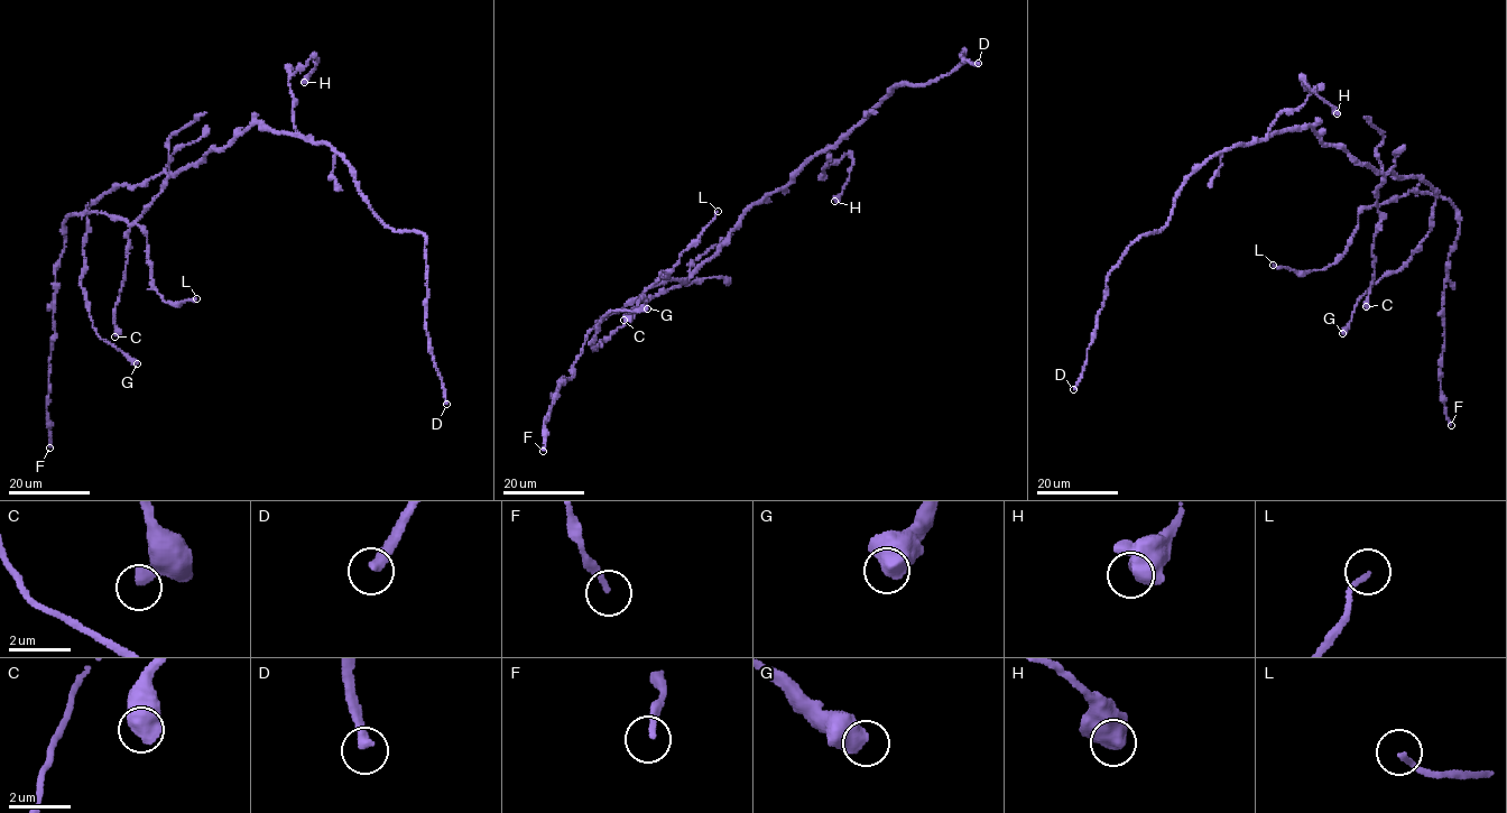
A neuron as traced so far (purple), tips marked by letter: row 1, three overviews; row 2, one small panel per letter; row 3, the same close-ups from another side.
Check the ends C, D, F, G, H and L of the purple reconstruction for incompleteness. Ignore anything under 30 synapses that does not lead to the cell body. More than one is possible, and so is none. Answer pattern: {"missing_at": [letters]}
{"missing_at": ["D"]}

